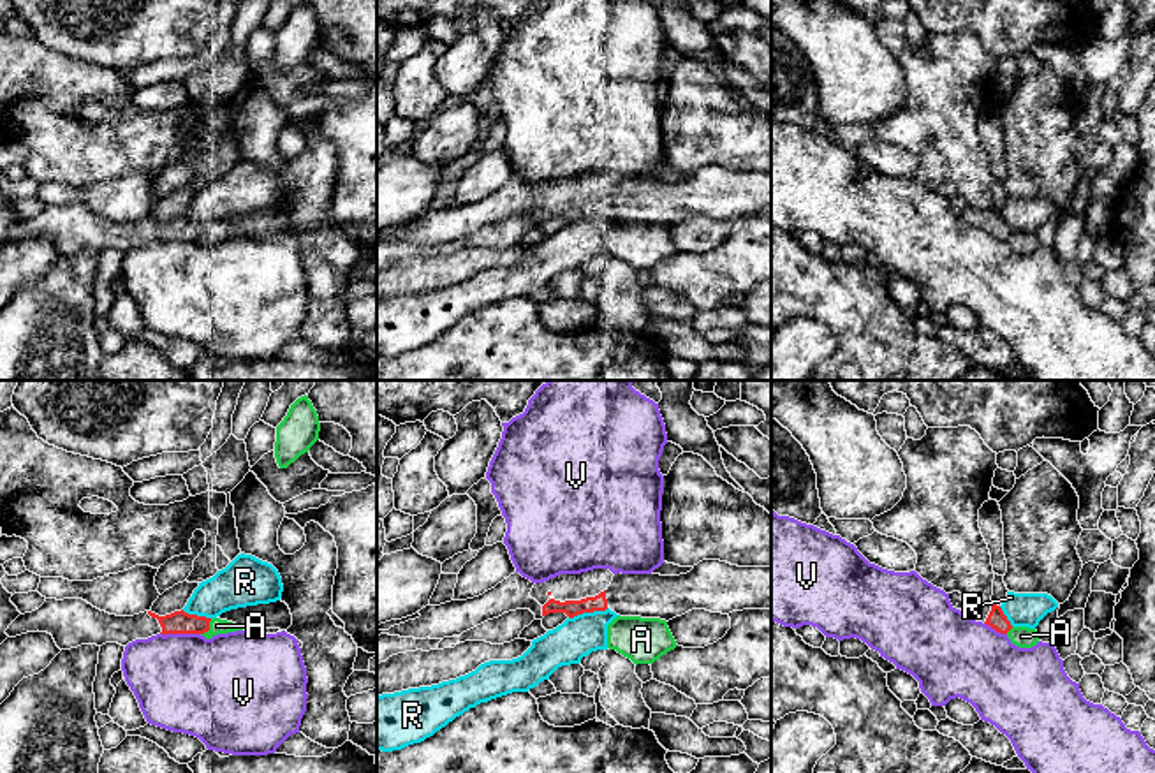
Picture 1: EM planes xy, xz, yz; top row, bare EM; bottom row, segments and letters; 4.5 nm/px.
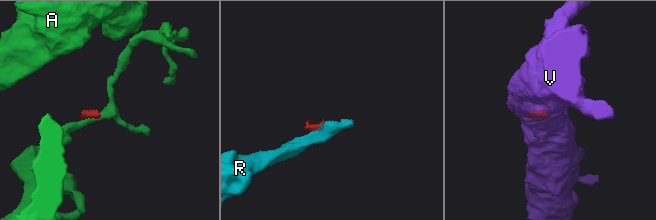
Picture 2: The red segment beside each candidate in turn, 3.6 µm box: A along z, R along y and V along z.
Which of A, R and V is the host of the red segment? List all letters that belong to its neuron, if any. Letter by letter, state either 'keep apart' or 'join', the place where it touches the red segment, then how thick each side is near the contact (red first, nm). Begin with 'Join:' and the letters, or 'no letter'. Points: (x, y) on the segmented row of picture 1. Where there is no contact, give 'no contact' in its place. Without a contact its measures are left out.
Join: no letter
A: keep apart; contact xy (208, 629); calibres 110 and 70 nm
R: keep apart; contact xz (588, 611); calibres 80 and 190 nm
V: keep apart; contact xy (180, 633); calibres 110 and 460 nm

